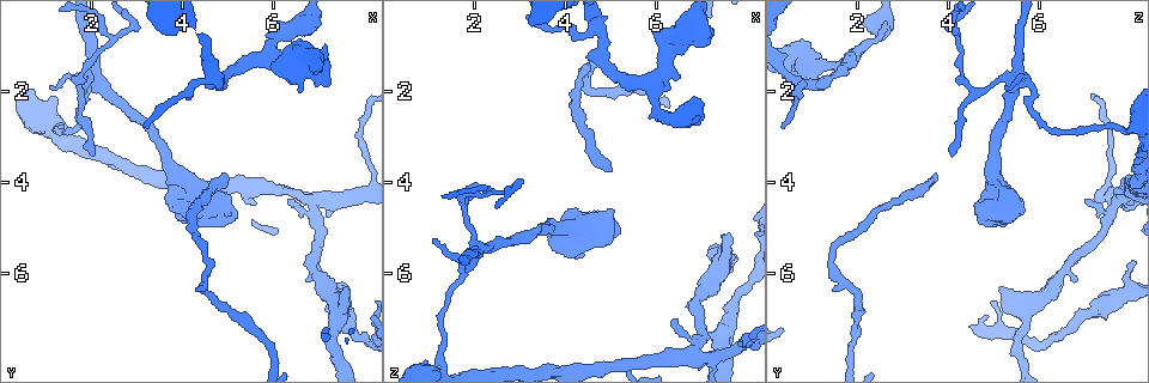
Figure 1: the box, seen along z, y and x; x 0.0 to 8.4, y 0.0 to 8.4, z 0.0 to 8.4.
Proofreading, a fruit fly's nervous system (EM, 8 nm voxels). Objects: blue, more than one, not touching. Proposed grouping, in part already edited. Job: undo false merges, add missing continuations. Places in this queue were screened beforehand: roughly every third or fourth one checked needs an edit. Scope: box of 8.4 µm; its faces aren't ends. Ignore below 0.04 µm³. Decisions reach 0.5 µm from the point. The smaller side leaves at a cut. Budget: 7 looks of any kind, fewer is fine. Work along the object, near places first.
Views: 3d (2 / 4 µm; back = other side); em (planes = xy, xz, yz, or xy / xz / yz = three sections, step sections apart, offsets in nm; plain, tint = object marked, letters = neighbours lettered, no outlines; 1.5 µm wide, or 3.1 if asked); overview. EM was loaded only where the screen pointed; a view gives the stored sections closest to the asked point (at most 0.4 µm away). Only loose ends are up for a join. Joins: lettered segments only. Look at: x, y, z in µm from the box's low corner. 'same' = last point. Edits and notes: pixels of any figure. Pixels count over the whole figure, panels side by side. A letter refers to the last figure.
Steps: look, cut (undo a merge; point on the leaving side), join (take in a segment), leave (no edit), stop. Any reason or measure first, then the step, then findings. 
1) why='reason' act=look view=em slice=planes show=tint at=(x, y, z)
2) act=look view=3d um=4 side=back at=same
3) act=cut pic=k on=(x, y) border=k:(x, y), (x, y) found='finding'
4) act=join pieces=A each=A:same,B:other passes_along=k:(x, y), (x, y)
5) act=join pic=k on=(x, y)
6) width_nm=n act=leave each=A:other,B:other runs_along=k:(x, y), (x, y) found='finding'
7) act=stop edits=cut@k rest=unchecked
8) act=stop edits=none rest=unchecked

why='four or more arms meet' act=look view=em slice=planes show=tint at=(2.05, 1.75, 5.60)

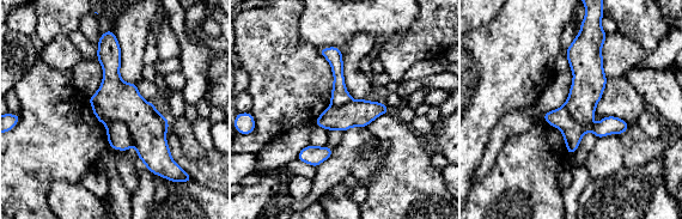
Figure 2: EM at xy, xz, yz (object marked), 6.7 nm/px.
act=look view=em slice=planes show=letters at=same

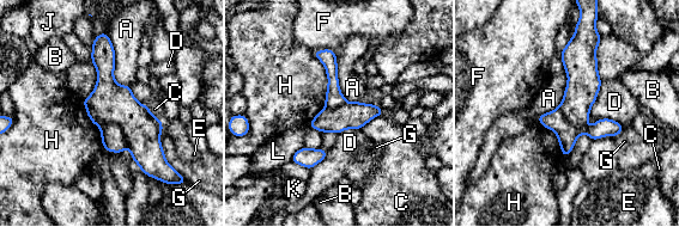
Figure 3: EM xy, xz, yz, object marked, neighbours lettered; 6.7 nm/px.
act=cut pic=3 on=(109, 102) each=A:other,B:other,C:other,D:other,E:other,F:other,G:other,H:other,J:other,K:other,L:other found='two neurons meet here'

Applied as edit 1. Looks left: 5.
why='redraw' act=look view=overview

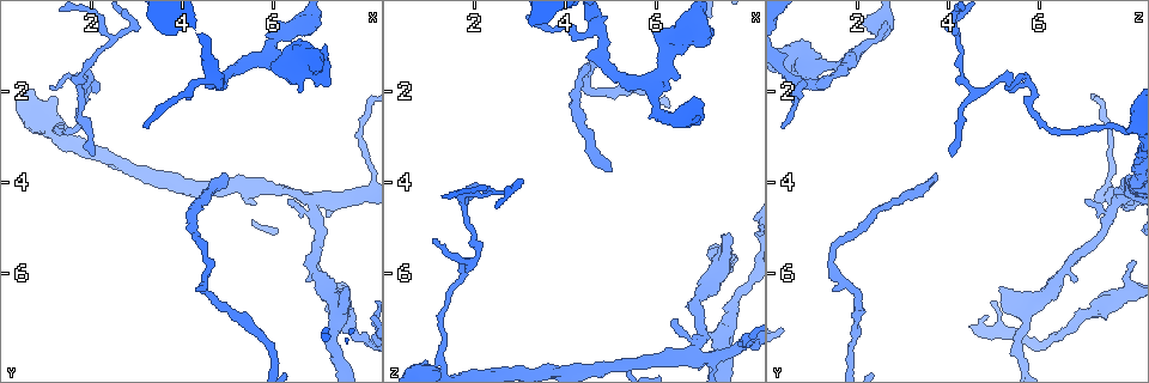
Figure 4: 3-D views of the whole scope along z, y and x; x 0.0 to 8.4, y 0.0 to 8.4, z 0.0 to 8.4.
why='branch stops here' act=look view=3d um=2 at=(5.00, 3.90, 3.80)

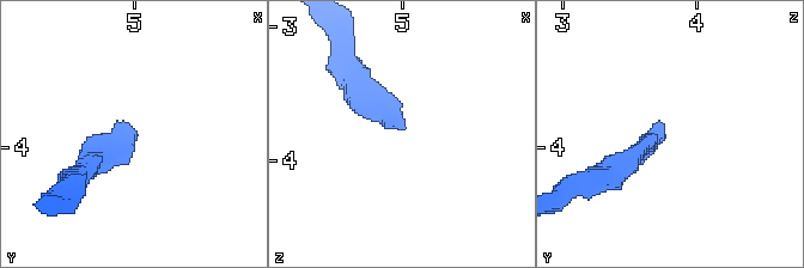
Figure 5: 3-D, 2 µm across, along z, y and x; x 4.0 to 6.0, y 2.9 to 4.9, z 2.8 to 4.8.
why='need the tissue' act=look view=em slice=planes show=tint at=(5.02, 3.92, 3.78)

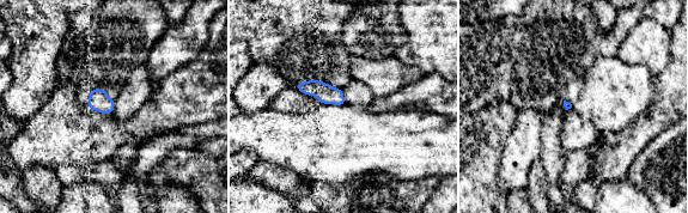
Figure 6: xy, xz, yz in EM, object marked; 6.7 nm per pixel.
why='what lies round it' act=look view=em slice=planes show=letters at=same

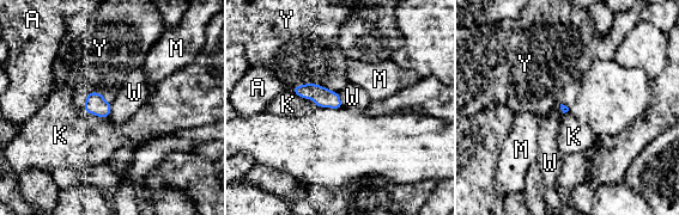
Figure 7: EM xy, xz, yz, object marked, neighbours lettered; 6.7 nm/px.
act=leave each=A:other,K:other,M:other,W:other,Y:other border=7:(83, 110), (101, 117), (109, 116) found='no lettered segment goes on from it'

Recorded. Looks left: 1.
act=stop edits=cut@3 rest=unchecked

